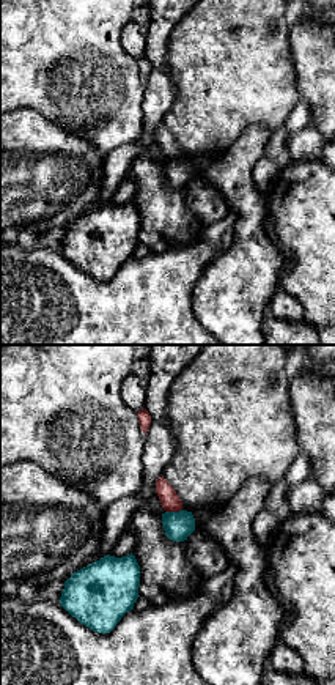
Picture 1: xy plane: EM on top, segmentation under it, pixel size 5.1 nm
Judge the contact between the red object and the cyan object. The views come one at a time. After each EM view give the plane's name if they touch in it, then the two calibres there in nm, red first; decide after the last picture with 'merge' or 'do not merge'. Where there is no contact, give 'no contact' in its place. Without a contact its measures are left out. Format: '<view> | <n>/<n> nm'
xy | 100/150 nm

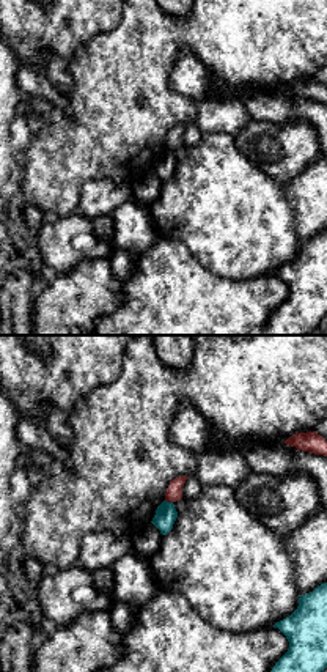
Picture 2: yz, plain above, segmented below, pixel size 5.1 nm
yz | 80/110 nm

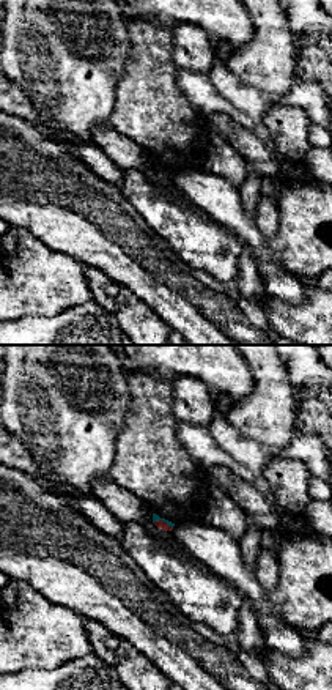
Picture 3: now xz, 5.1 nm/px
xz | 50/30 nm

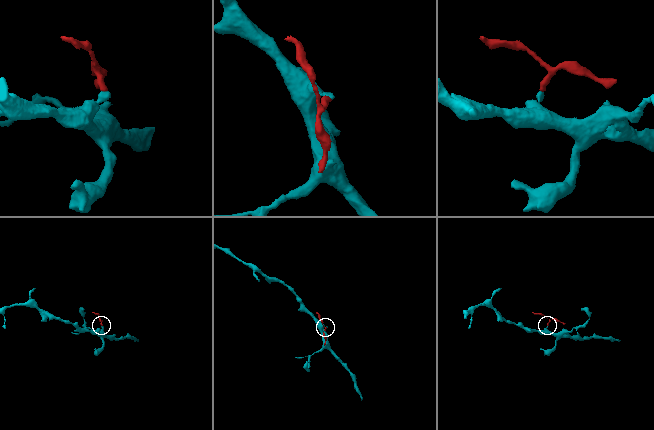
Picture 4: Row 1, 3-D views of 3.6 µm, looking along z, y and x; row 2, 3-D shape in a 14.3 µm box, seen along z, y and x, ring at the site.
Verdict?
do not merge

